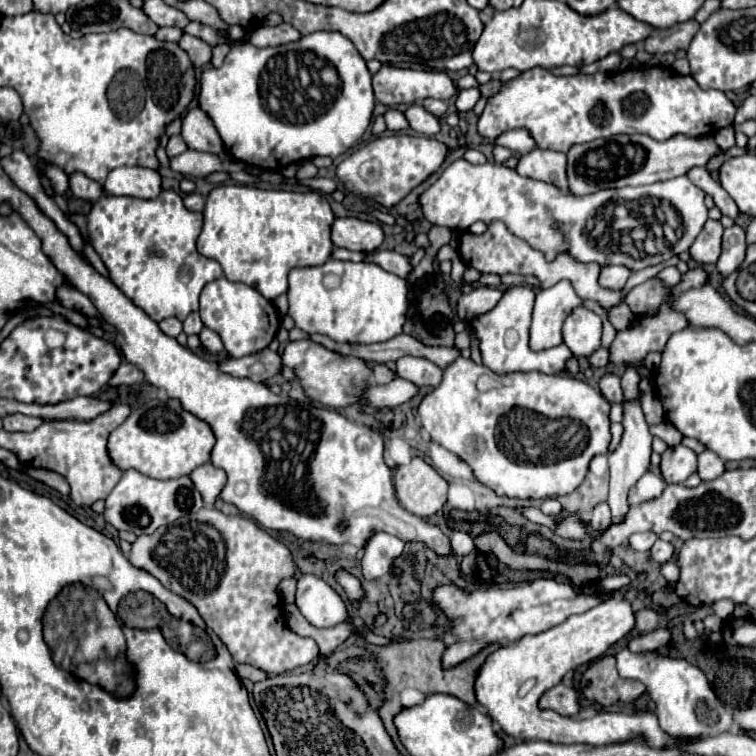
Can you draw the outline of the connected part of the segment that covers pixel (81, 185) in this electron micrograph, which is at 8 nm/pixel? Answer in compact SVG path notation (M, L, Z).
M71 173L69 175L69 187L71 187L71 191L73 191L75 197L85 199L85 201L95 201L97 197L103 195L101 183L85 177L83 173Z

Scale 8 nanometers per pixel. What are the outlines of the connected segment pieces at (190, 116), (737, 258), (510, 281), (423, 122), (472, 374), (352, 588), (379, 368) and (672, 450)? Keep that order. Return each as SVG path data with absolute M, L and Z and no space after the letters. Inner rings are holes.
M197 107L189 109L183 115L183 125L181 125L181 137L185 139L189 149L203 151L203 153L223 153L223 141L213 127L211 119Z
M739 225L725 228L723 233L723 253L717 261L717 269L723 277L731 275L733 271L737 271L745 259L745 231Z
M503 275L501 276L501 285L504 287L517 286L517 285L528 285L537 289L540 286L538 279L534 276L523 276L523 275Z
M413 105L405 111L407 121L411 125L411 129L415 129L417 133L423 135L437 135L441 131L441 123L437 117L433 117L429 111L425 111L421 105Z
M457 357L455 363L443 371L441 385L423 397L417 413L431 441L461 457L473 469L475 479L491 487L497 495L547 499L577 489L589 469L591 457L607 453L611 441L609 407L609 401L597 389L571 375L545 375L539 371L499 375L485 365ZM483 375L487 375L487 391L479 389Z
M339 571L339 573L337 573L337 579L339 579L339 583L345 587L349 599L353 599L353 601L363 599L363 589L361 589L359 579L355 579L353 575L349 575L347 571Z
M375 365L373 367L373 379L375 379L375 383L379 383L379 385L385 385L385 383L389 383L389 381L393 381L397 375L387 367L387 365Z
M683 445L667 447L667 451L661 455L659 469L667 483L683 483L697 469L697 455Z

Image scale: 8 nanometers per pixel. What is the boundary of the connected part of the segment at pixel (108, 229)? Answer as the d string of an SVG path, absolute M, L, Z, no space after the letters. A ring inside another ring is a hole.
M163 189L155 199L133 199L133 197L101 197L91 213L87 215L87 229L93 249L103 259L111 281L153 321L167 317L185 319L191 311L199 309L201 289L223 275L223 269L217 261L203 257L195 249L195 241L201 233L203 215L185 209L183 199L173 189Z

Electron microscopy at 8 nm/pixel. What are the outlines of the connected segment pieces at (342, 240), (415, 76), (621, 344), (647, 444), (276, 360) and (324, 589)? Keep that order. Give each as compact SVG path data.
M345 217L335 219L331 239L335 247L345 247L349 251L359 253L371 253L383 243L383 229L371 221Z
M383 65L373 75L375 99L387 107L413 105L427 97L449 99L457 87L451 77L443 71L413 71Z
M669 297L669 301L665 301L665 305L661 305L661 313L655 313L653 317L637 317L631 327L617 333L615 341L609 347L609 361L613 365L639 367L645 363L647 353L651 353L651 351L661 353L661 349L665 349L669 337L675 331L681 331L685 327L689 327L689 321L685 321L685 317L681 317L681 313L673 313L673 297Z
M623 401L623 427L625 427L625 433L623 433L623 439L619 443L619 447L609 455L609 467L611 467L611 483L609 483L609 507L611 507L611 513L613 513L613 521L621 521L623 515L627 513L629 509L629 503L627 503L627 493L629 489L639 481L639 477L647 471L649 467L649 457L651 457L651 439L653 435L649 433L649 425L645 423L645 417L641 413L641 405L639 401L633 401L633 403L625 403Z
M261 349L239 359L225 357L217 363L223 373L229 373L233 377L247 377L251 381L265 381L281 371L281 357L271 349Z
M301 575L301 579L297 581L295 603L303 617L319 629L335 627L349 619L343 599L331 585L315 575Z

